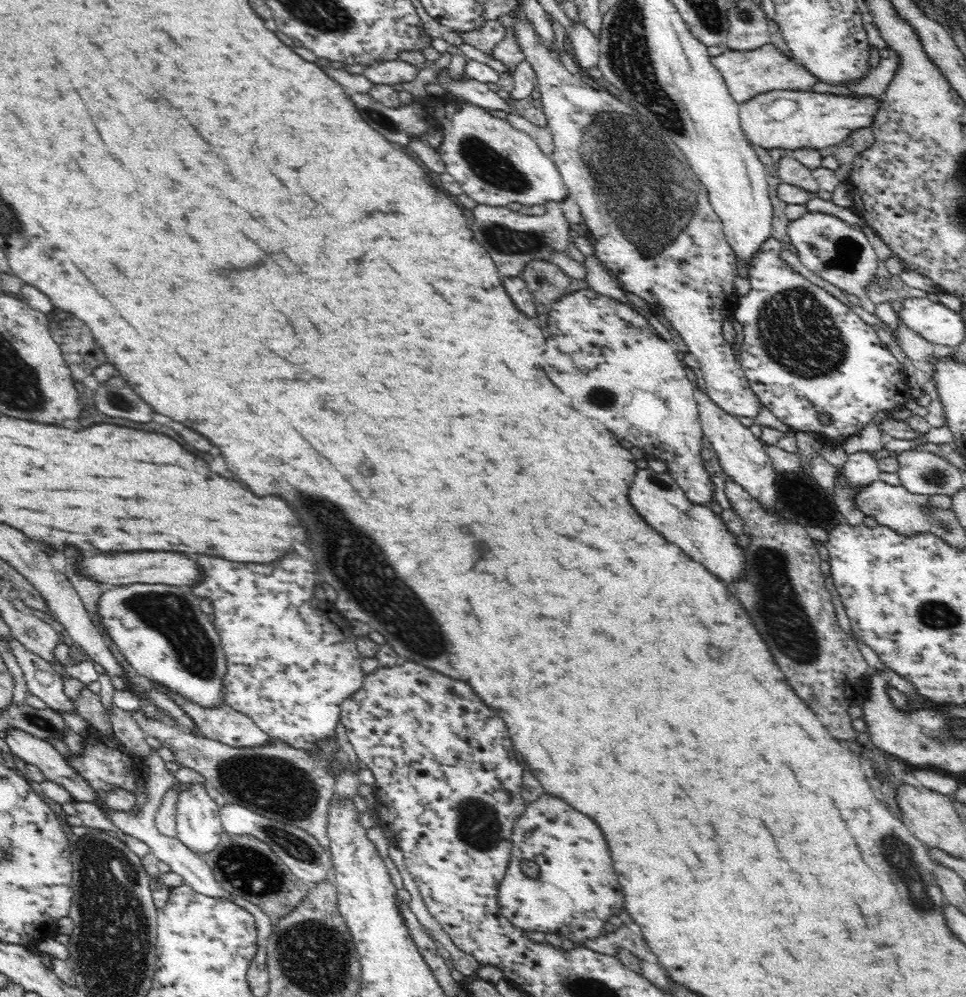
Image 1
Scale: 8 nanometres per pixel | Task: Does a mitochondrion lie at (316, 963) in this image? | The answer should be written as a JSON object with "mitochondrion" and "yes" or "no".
{"mitochondrion":"yes"}

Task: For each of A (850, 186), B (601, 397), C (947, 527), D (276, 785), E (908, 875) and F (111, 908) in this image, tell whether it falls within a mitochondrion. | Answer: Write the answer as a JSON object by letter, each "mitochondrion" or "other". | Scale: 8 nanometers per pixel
{"A":"other","B":"mitochondrion","C":"mitochondrion","D":"mitochondrion","E":"mitochondrion","F":"mitochondrion"}

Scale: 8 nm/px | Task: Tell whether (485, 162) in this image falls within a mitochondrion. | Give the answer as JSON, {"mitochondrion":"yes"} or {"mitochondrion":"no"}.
{"mitochondrion":"yes"}

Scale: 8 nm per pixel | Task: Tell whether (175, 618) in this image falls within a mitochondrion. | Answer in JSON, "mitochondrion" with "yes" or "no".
{"mitochondrion":"yes"}

